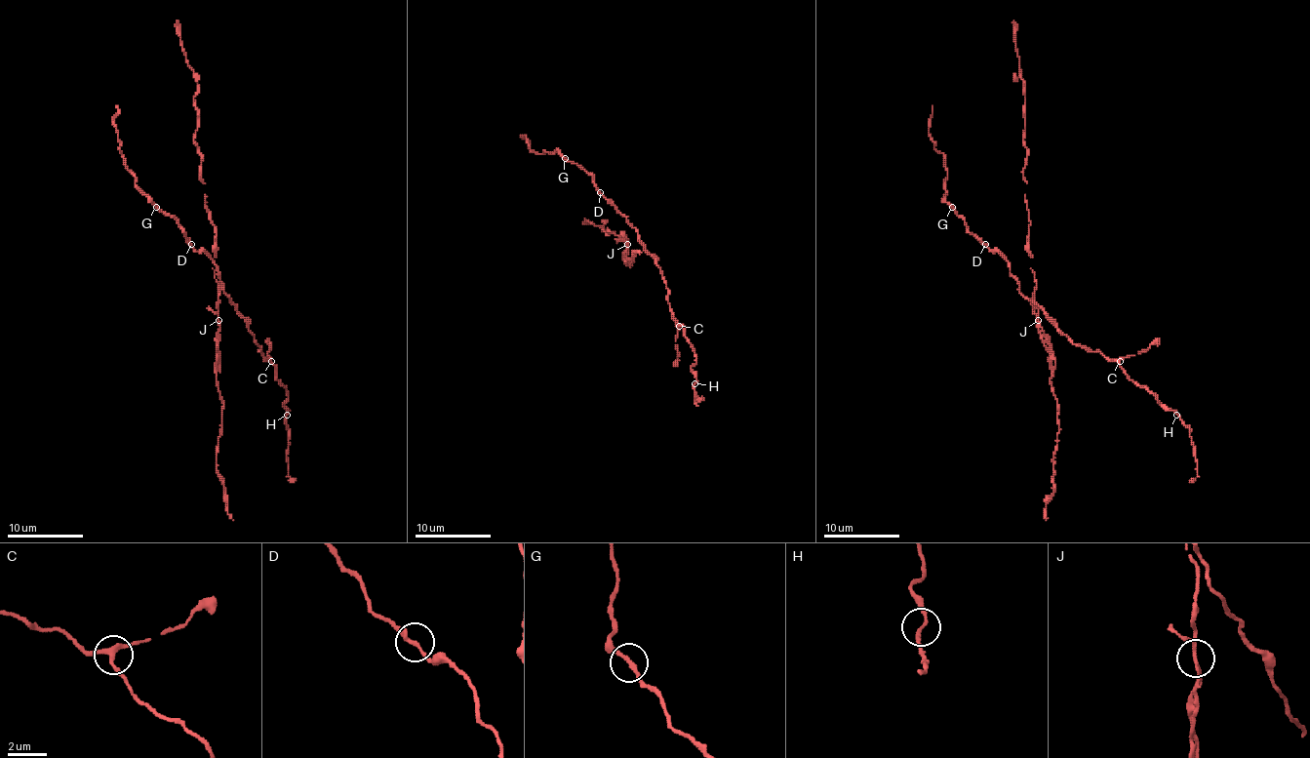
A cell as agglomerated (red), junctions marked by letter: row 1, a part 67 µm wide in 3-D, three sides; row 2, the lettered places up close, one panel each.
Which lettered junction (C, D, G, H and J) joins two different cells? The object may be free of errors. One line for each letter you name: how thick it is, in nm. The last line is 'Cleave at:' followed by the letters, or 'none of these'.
J: calibre 180 nm
Cleave at: J

